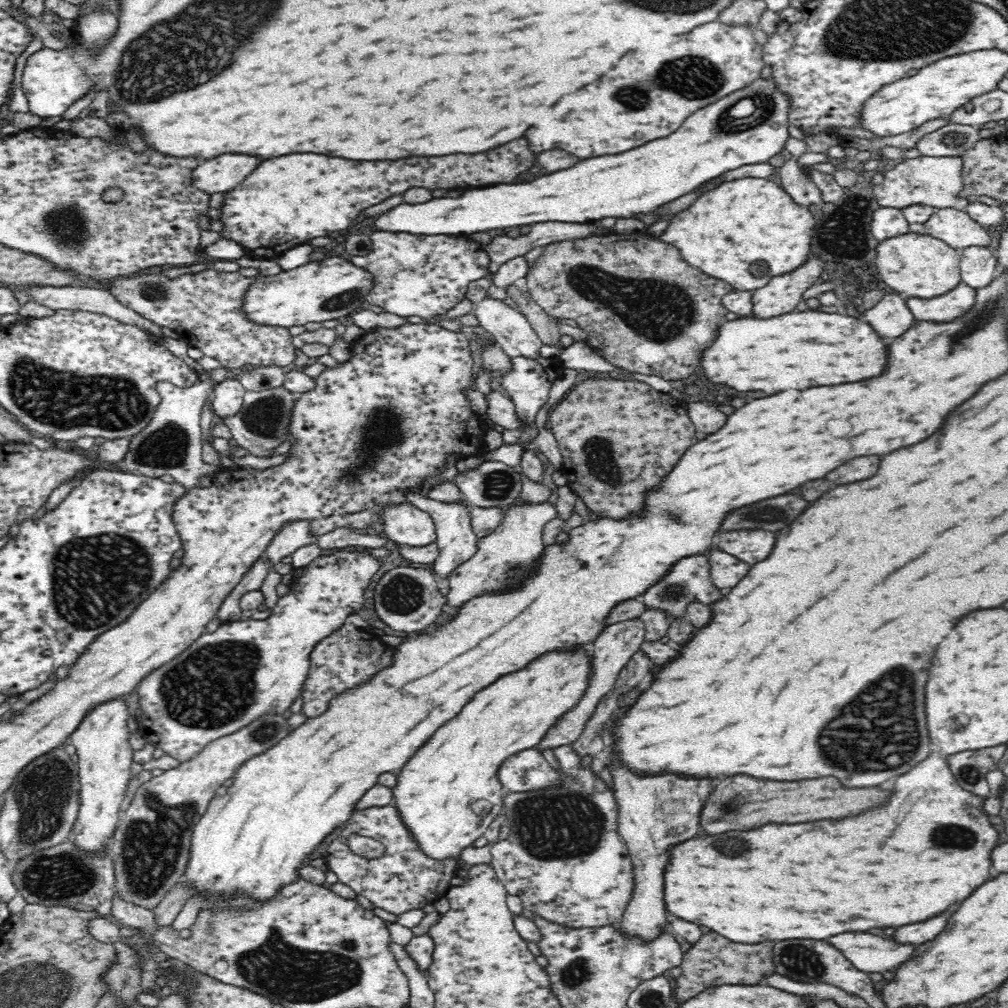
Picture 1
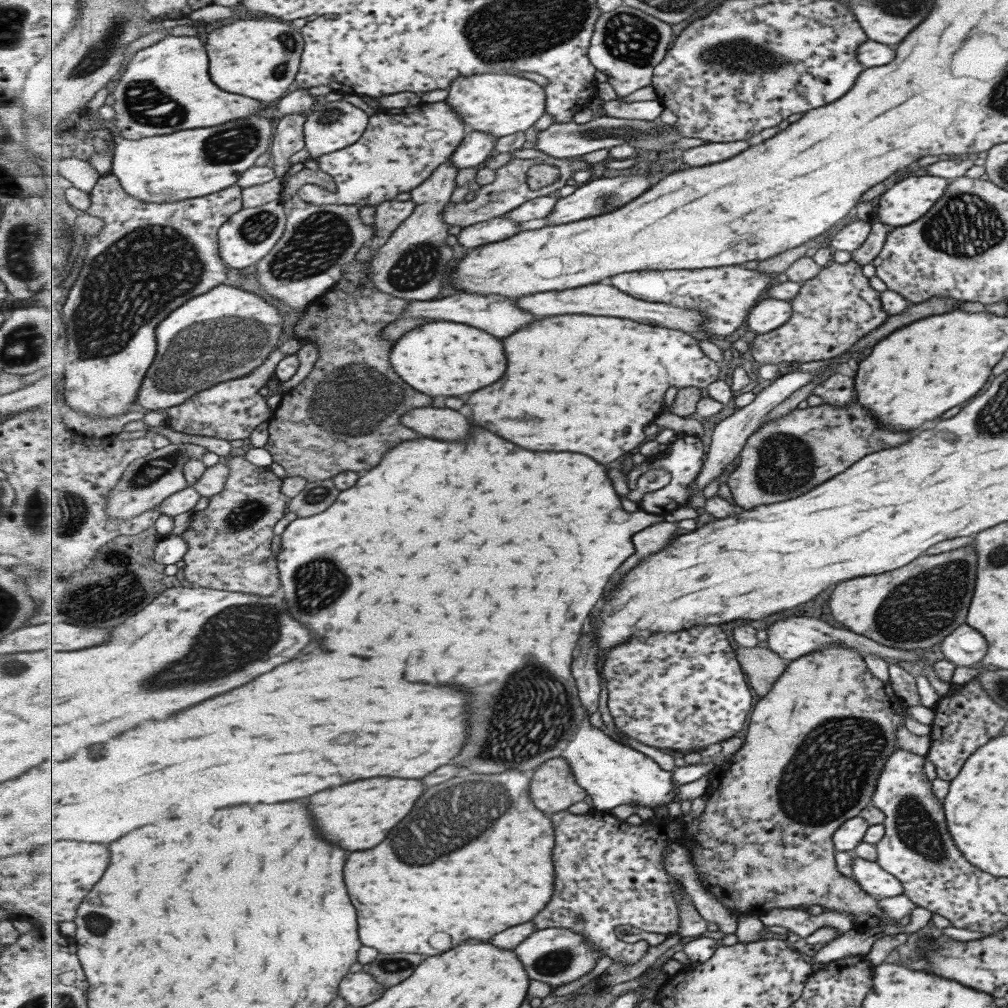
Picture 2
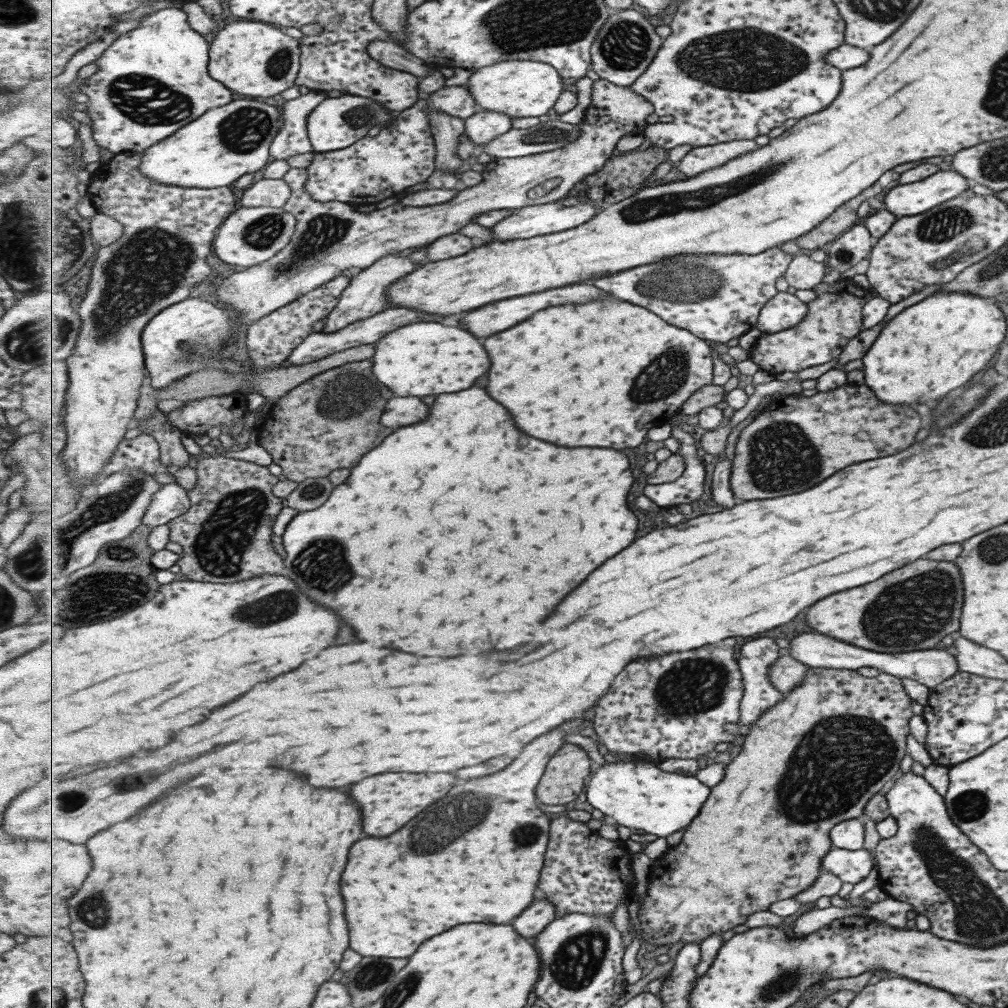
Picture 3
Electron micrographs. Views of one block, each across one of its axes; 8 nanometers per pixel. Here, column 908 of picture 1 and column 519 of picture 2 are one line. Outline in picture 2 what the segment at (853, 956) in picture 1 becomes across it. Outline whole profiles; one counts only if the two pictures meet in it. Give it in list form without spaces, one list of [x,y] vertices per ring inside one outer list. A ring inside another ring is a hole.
[[[563,927],[547,928],[547,930],[535,932],[529,940],[525,940],[517,948],[517,954],[521,956],[521,960],[525,960],[525,968],[529,968],[529,976],[533,980],[549,984],[551,991],[557,990],[563,984],[581,980],[585,974],[593,972],[602,956],[585,935]]]

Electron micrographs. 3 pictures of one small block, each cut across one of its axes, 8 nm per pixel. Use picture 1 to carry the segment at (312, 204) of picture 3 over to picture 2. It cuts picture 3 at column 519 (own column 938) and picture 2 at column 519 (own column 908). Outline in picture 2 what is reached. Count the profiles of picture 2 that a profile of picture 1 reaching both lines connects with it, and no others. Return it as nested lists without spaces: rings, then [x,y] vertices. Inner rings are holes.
[[[554,157],[547,158],[533,158],[533,159],[511,159],[506,165],[497,169],[496,179],[488,185],[482,185],[481,188],[474,194],[463,199],[458,204],[451,203],[444,211],[444,221],[448,222],[450,226],[460,226],[464,229],[465,227],[479,224],[492,218],[497,218],[499,216],[504,216],[509,211],[517,210],[525,204],[525,202],[530,202],[535,198],[540,198],[543,196],[550,196],[551,192],[555,190],[561,190],[567,180],[573,178],[573,174],[578,170],[590,170],[592,164],[587,164],[585,160],[571,160],[571,159],[557,159]],[[549,164],[559,168],[561,171],[561,177],[557,182],[550,184],[550,186],[545,186],[539,190],[533,190],[530,188],[528,183],[528,175],[530,169],[535,165]]]

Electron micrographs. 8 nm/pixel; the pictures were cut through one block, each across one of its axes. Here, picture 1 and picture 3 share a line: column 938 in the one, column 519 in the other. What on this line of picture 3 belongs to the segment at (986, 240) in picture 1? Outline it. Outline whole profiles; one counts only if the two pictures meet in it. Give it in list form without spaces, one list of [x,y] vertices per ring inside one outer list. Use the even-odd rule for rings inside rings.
[[[580,200],[575,206],[563,206],[561,202],[549,203],[545,205],[530,205],[517,209],[514,215],[508,216],[492,226],[492,238],[494,242],[507,242],[508,240],[529,239],[534,236],[543,236],[555,232],[563,232],[580,227],[582,224],[589,222],[597,213],[603,211],[602,208],[591,206],[590,200]]]

